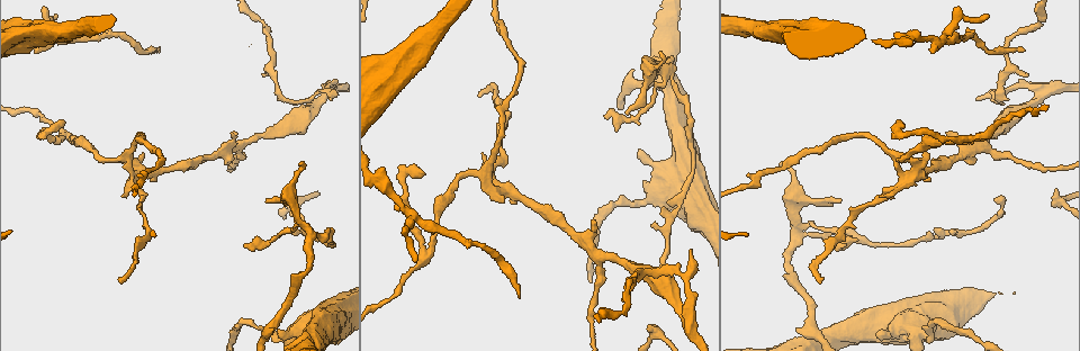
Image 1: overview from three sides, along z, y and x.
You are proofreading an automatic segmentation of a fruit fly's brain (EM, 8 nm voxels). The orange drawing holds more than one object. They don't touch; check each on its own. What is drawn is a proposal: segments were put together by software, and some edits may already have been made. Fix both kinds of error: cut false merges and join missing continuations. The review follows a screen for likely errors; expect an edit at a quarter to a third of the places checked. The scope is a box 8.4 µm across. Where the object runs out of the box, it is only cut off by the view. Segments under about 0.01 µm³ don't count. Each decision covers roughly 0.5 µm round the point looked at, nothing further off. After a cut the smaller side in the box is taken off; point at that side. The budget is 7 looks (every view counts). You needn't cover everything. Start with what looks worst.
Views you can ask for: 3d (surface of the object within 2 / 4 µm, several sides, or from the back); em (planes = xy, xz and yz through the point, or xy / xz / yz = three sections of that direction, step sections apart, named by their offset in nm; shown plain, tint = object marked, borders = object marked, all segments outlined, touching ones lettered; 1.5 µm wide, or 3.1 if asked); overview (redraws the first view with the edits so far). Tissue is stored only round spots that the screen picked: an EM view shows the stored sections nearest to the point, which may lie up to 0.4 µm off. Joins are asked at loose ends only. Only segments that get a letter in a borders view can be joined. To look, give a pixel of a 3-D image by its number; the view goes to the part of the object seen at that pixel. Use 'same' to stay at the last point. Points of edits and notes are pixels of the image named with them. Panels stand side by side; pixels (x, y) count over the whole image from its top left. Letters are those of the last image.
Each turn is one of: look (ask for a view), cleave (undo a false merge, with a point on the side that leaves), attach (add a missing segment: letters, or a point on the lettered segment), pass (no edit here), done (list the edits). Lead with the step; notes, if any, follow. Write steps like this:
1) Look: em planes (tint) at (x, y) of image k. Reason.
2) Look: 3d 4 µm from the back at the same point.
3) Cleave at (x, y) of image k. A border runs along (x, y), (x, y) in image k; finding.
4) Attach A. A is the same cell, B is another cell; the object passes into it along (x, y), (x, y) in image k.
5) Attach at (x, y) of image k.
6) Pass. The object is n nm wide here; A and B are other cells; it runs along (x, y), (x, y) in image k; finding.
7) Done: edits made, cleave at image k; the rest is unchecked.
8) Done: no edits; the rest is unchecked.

Look: 3d 2 µm at (842, 199) of image 1. Thin end.

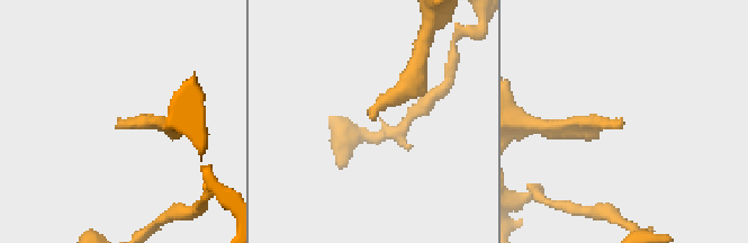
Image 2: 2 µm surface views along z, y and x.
Look: em planes (borders) at (369, 117) of image 2.

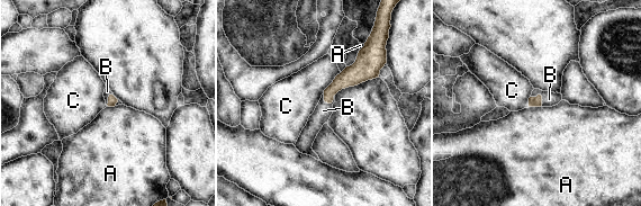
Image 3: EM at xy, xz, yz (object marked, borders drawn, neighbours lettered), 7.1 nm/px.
Attach B. B is the same cell, A and C are other cells; it goes on there.

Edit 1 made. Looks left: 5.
Look: overview. Redraw.

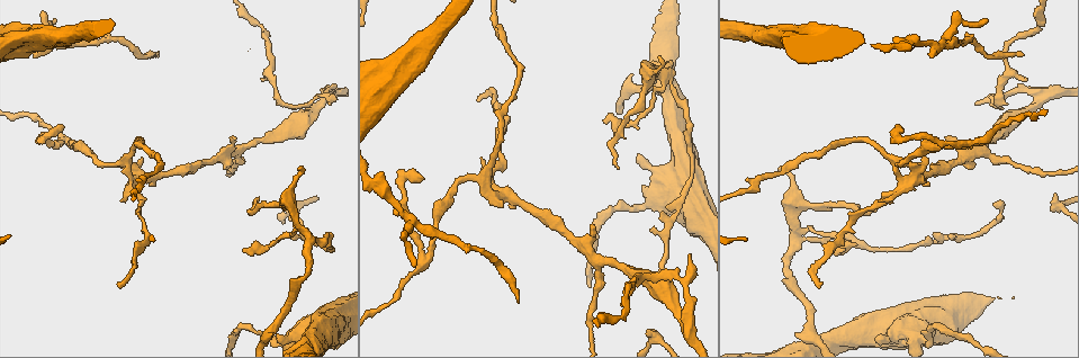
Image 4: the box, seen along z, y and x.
Look: 3d 4 µm at (982, 148) of image 4. Abrupt turn.

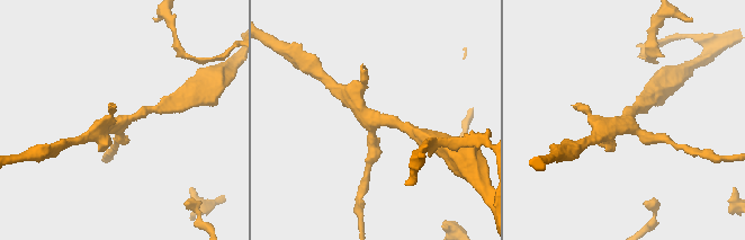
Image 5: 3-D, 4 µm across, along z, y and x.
Look: em planes (plain) at (120, 123) of image 5. 4 arms meet here.

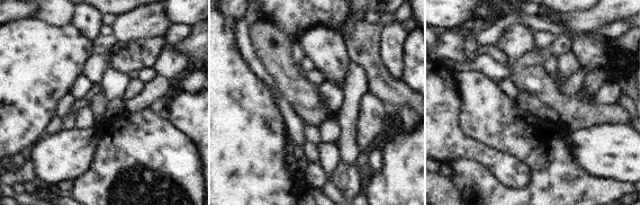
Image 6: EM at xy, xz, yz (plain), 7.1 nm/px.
Look: em planes (borders) at the same point.

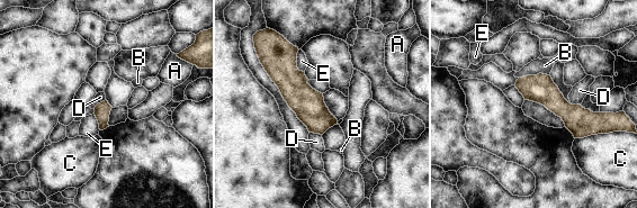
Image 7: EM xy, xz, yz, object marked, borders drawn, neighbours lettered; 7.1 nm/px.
Pass. A, B, C, D and E are other cells; a border runs along (548, 74), (527, 74), (519, 78) in image 7; continuous, no second neuron.

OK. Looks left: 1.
Look: em planes (borders) at (901, 166) of image 4. Abrupt turn.

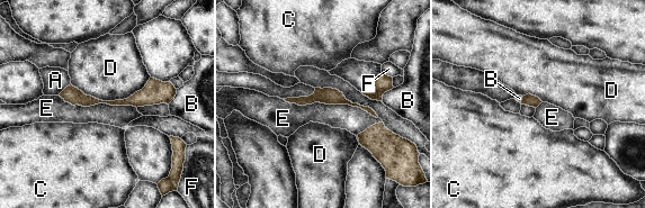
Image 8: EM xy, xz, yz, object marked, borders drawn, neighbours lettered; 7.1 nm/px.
Pass. A, B, C, D, E and F are other cells; a border runs along (283, 99), (348, 104), (377, 118) in image 8; all the same neuron.

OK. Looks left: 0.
Done: edits made, attach at image 3; the rest is unchecked.

